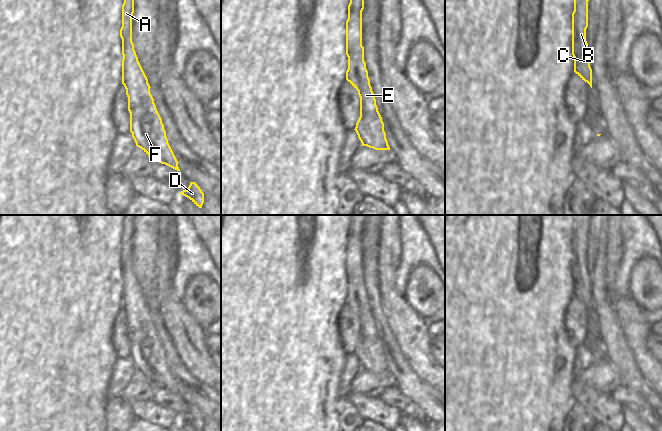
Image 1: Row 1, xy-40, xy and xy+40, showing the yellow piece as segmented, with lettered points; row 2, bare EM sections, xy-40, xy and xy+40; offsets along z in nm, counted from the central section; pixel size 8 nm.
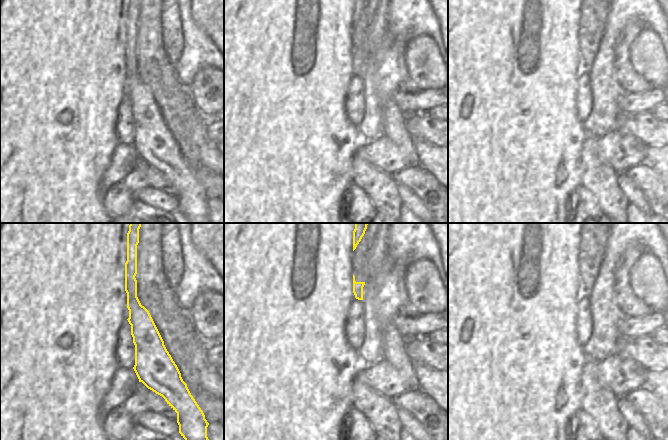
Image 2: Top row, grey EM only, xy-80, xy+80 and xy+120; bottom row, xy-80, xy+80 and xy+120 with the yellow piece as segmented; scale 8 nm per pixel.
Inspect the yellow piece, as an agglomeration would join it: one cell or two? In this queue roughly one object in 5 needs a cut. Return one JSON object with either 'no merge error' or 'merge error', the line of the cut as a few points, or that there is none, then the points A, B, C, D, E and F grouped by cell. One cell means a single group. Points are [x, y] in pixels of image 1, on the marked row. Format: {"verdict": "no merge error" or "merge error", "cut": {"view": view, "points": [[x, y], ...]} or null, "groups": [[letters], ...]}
{"verdict": "no merge error", "cut": null, "groups": [["A", "B", "C", "D", "E", "F"]]}

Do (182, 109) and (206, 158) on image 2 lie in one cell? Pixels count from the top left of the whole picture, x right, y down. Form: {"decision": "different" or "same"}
{"decision": "same"}

